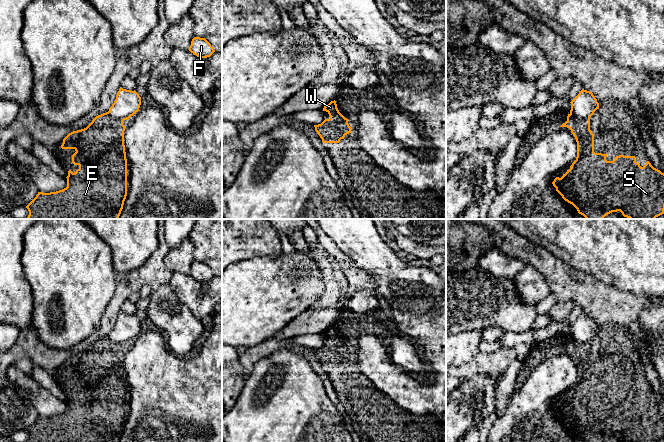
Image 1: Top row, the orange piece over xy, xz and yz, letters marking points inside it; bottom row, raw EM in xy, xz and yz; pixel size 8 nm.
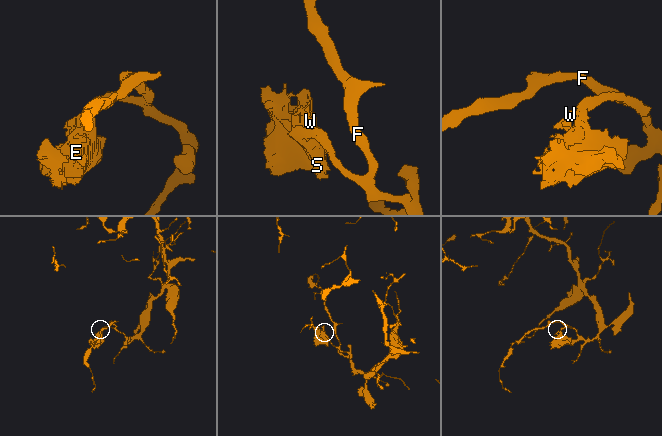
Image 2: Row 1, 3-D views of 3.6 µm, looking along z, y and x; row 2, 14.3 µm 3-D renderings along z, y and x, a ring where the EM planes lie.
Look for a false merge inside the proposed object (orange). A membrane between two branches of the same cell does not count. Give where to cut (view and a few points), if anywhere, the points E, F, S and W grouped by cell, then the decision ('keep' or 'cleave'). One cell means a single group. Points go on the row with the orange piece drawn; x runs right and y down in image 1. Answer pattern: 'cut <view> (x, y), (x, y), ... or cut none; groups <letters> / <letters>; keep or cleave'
cut yz (569, 114), (575, 117), (589, 118); groups E S W / F; cleave

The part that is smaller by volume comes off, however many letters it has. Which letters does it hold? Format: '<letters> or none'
E, S, W

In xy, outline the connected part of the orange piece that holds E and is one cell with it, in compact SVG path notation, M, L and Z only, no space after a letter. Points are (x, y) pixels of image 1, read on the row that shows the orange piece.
M106 112L96 116L86 128L69 133L63 139L61 148L74 149L76 151L72 155L72 163L78 165L79 168L74 173L71 170L68 171L66 188L50 193L38 192L36 197L26 206L29 211L29 215L26 219L118 219L127 196L127 159L124 145L124 131L125 126L123 125L123 121L119 118L112 117Z

